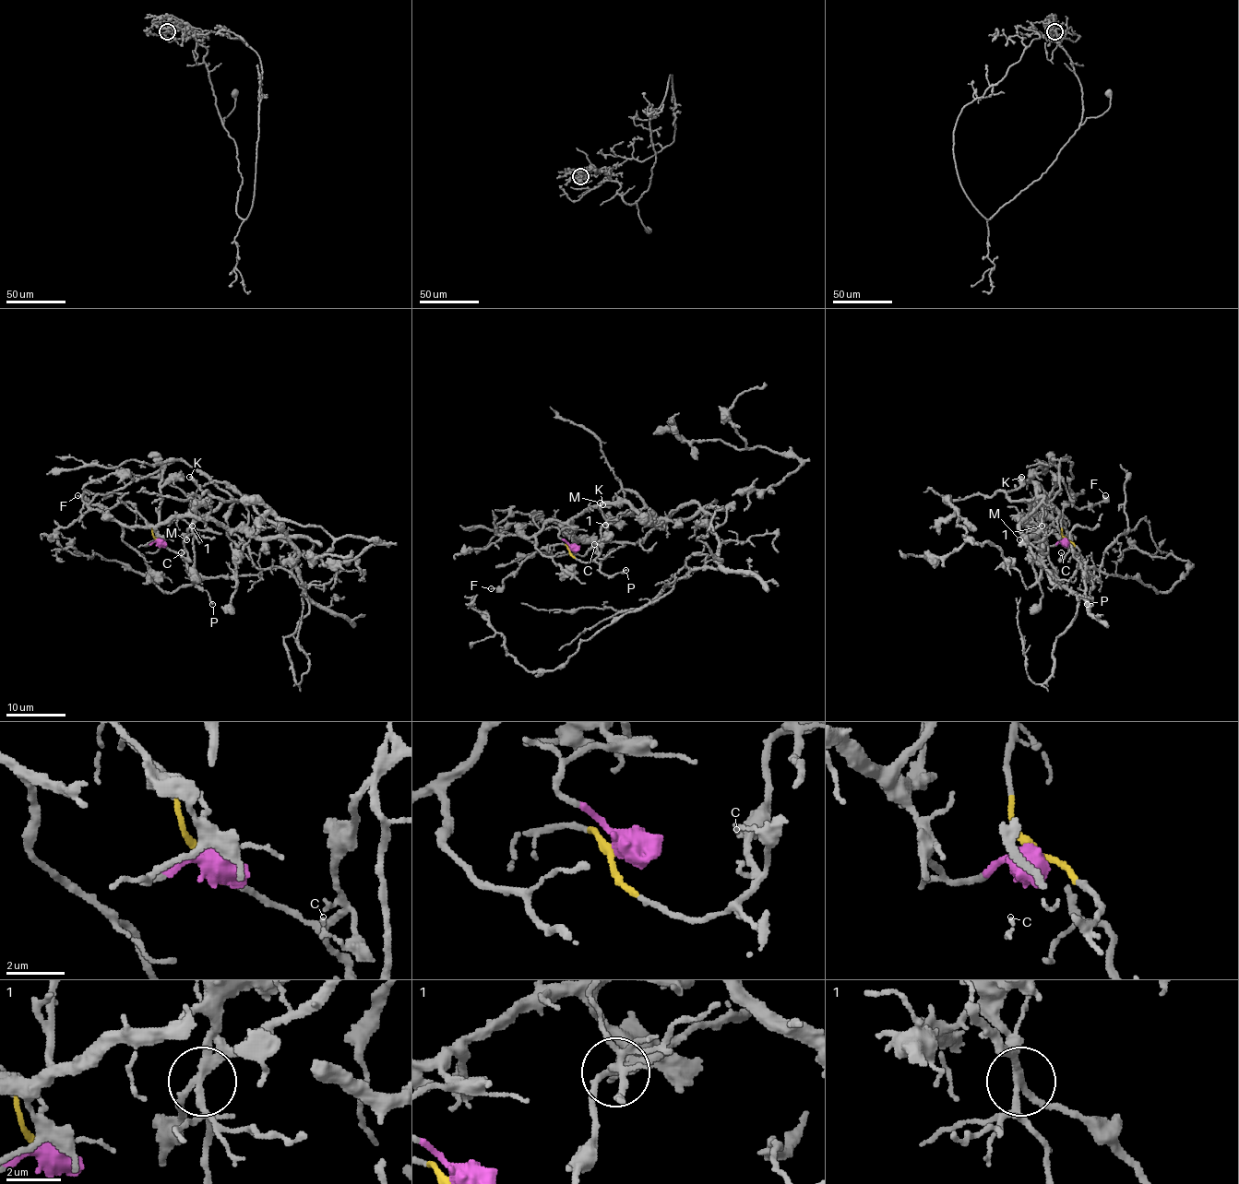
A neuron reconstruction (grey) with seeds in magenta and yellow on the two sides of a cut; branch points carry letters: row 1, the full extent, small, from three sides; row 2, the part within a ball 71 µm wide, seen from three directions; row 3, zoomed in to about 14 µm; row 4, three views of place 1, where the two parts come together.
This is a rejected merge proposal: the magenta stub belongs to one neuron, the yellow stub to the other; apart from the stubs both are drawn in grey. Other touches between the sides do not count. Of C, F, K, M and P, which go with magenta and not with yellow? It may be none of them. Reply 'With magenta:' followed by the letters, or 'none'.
With magenta: M

